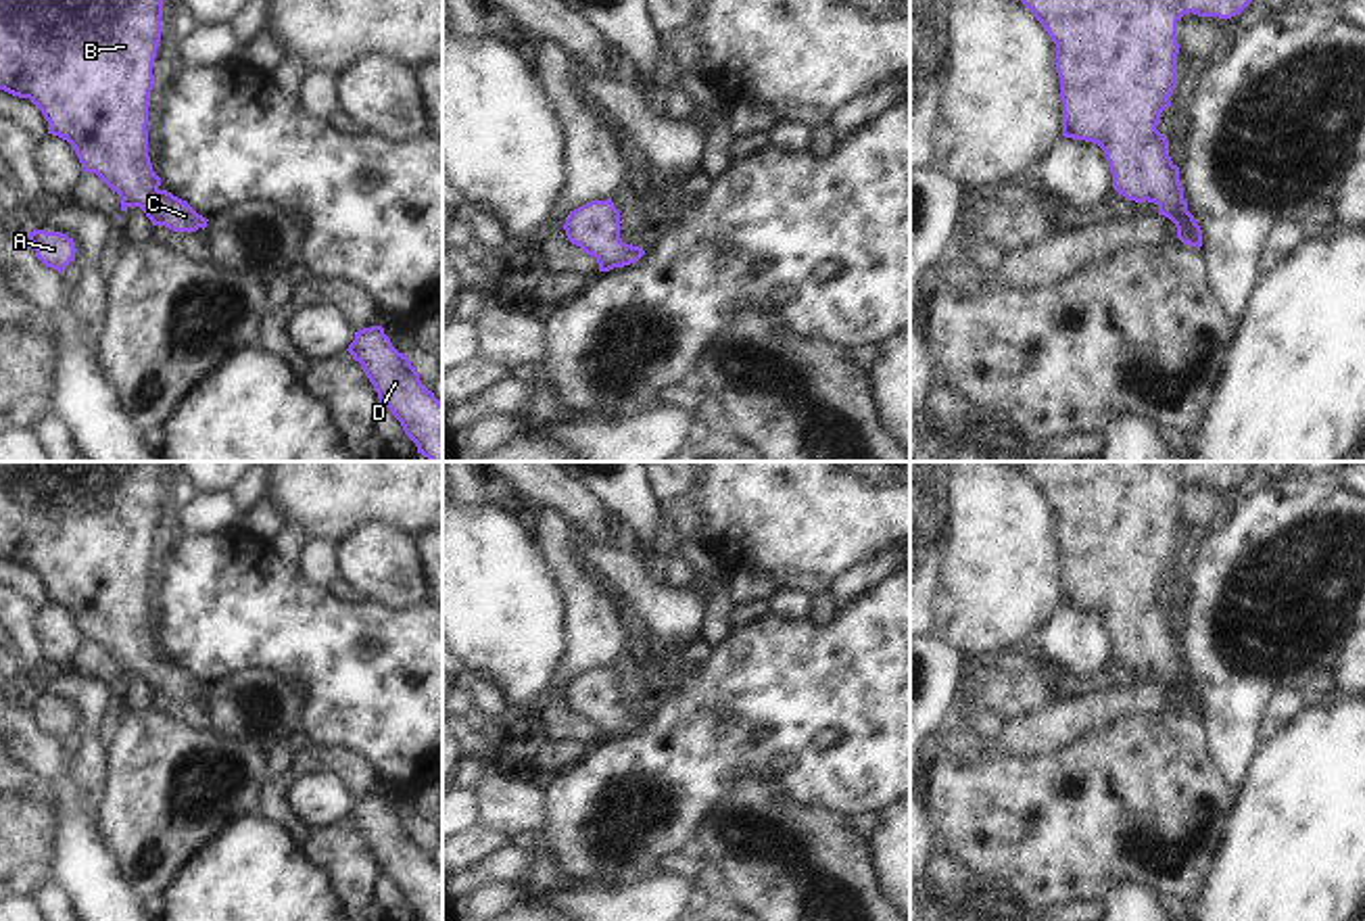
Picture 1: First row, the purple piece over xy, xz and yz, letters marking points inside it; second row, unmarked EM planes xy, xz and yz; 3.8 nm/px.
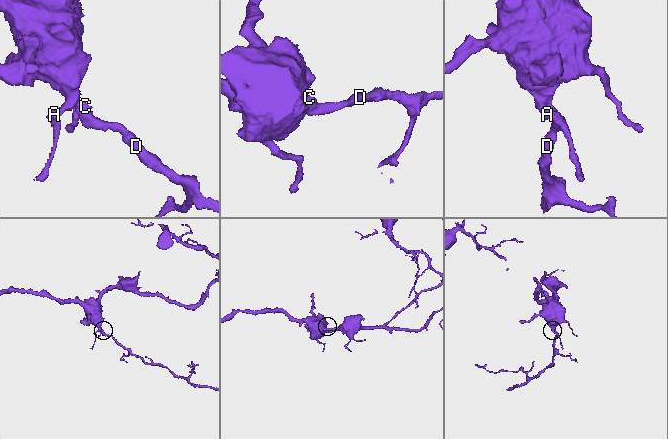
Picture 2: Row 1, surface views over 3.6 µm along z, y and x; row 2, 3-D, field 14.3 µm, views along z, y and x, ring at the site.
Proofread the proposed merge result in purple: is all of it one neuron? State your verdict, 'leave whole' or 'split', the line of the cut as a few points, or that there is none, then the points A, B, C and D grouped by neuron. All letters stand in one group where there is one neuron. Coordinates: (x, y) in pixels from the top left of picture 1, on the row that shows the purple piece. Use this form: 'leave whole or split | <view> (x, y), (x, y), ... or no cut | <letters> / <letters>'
leave whole | no cut | A B C D

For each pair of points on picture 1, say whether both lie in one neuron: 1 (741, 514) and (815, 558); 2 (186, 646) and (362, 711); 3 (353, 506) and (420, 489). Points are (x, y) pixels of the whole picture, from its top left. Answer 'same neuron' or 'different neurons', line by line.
1: same neuron
2: same neuron
3: same neuron

